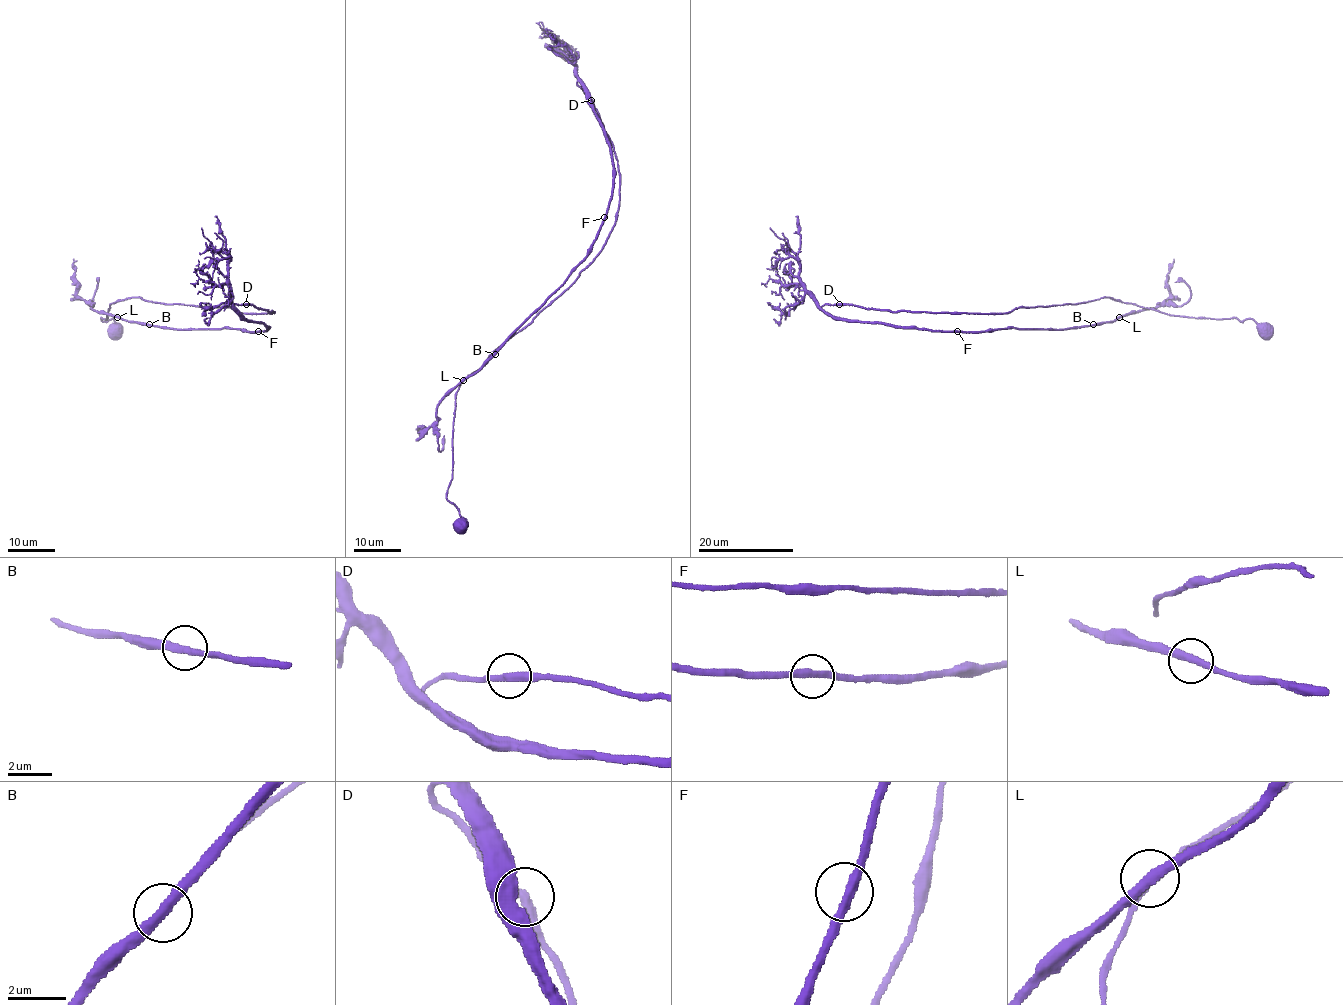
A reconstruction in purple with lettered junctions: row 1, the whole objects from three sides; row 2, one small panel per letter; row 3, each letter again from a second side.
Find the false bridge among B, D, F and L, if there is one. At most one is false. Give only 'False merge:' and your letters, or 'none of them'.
False merge: none of them

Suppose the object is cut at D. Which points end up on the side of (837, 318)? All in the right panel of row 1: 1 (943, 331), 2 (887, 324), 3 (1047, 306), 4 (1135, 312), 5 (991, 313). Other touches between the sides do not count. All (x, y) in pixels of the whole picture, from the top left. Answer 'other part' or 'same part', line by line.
1: same part
2: same part
3: other part
4: same part
5: other part

